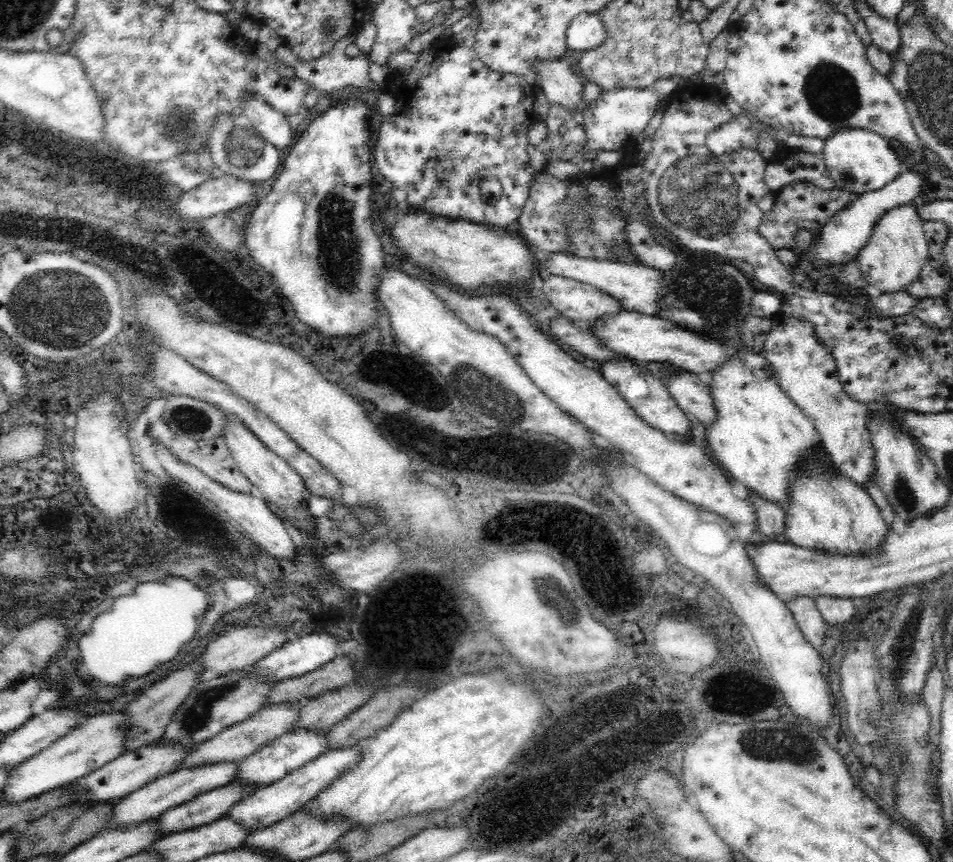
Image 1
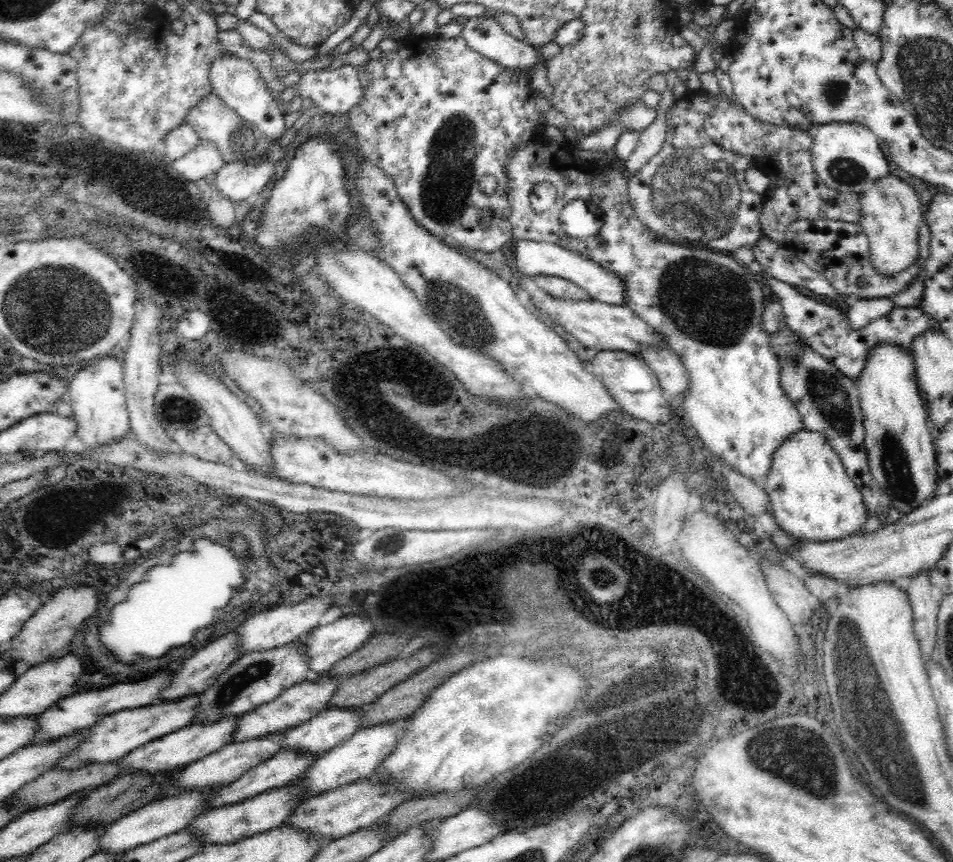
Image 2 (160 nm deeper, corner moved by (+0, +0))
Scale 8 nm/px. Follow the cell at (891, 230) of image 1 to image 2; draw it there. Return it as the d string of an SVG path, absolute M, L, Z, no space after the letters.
M889 173L866 186L858 194L858 200L859 225L869 241L872 266L882 274L894 274L910 266L918 258L918 228L925 223L925 211L914 188Z

